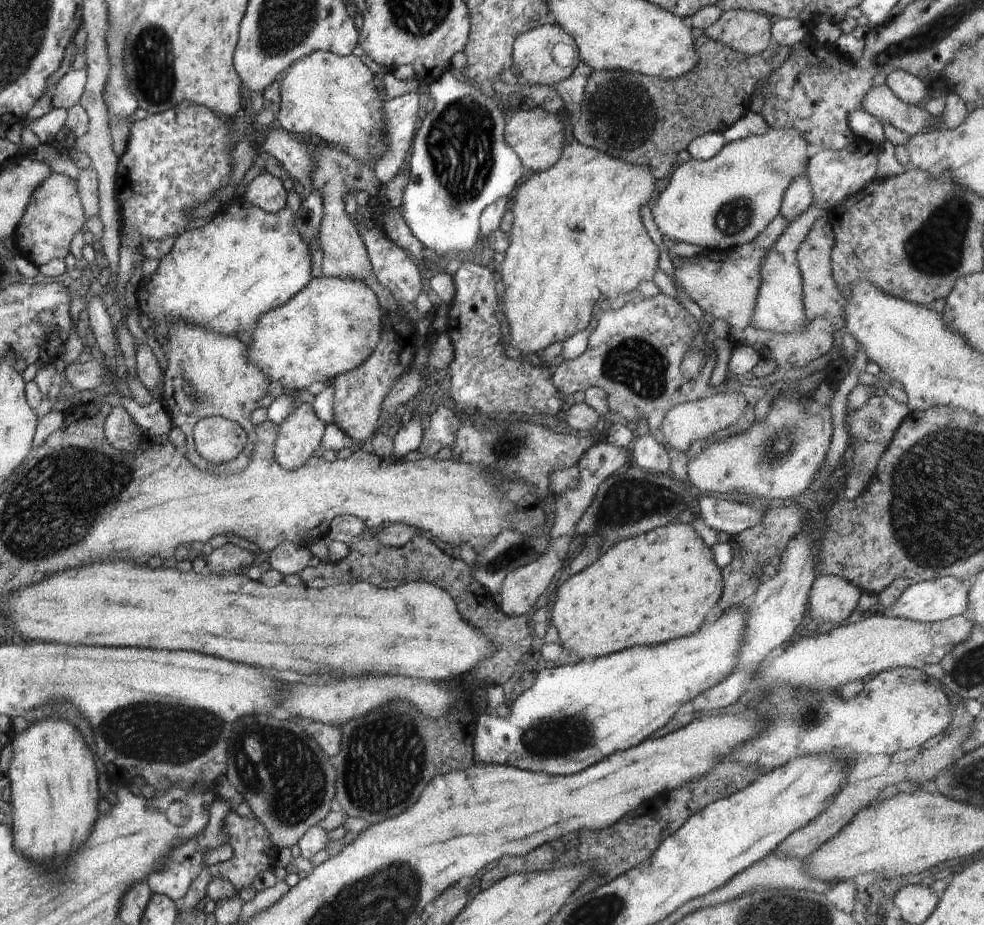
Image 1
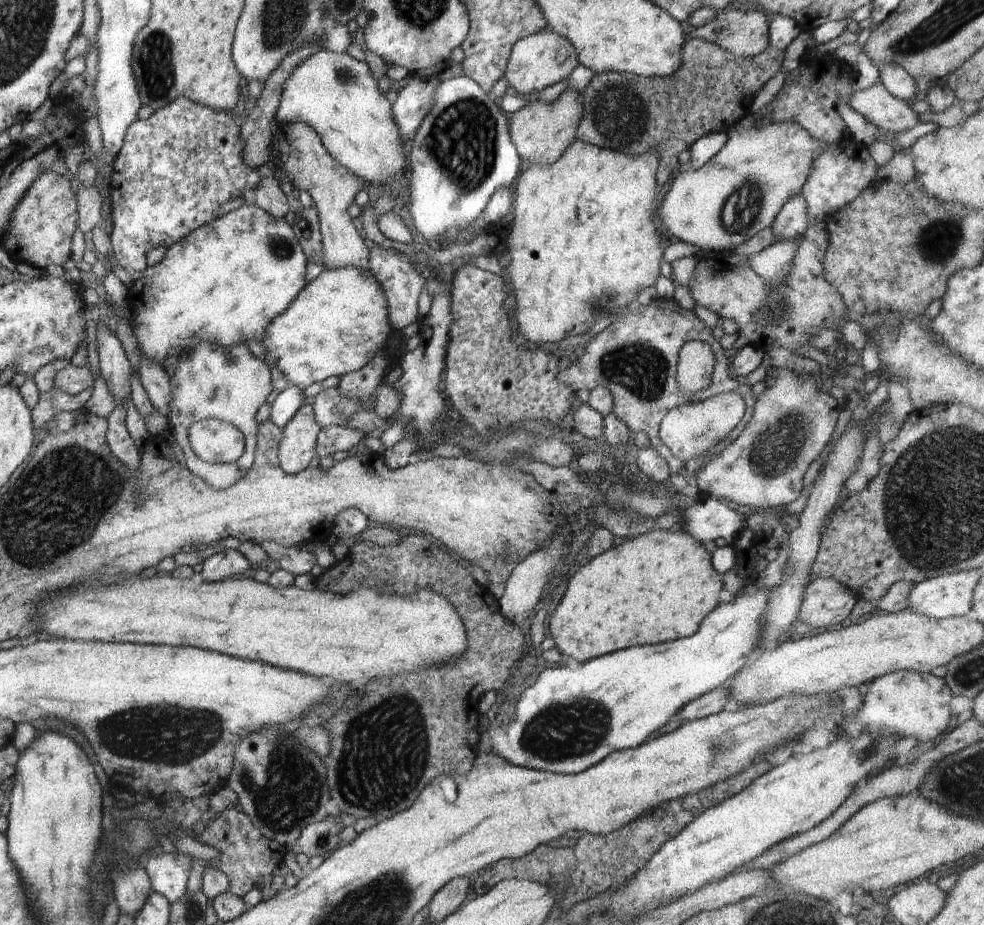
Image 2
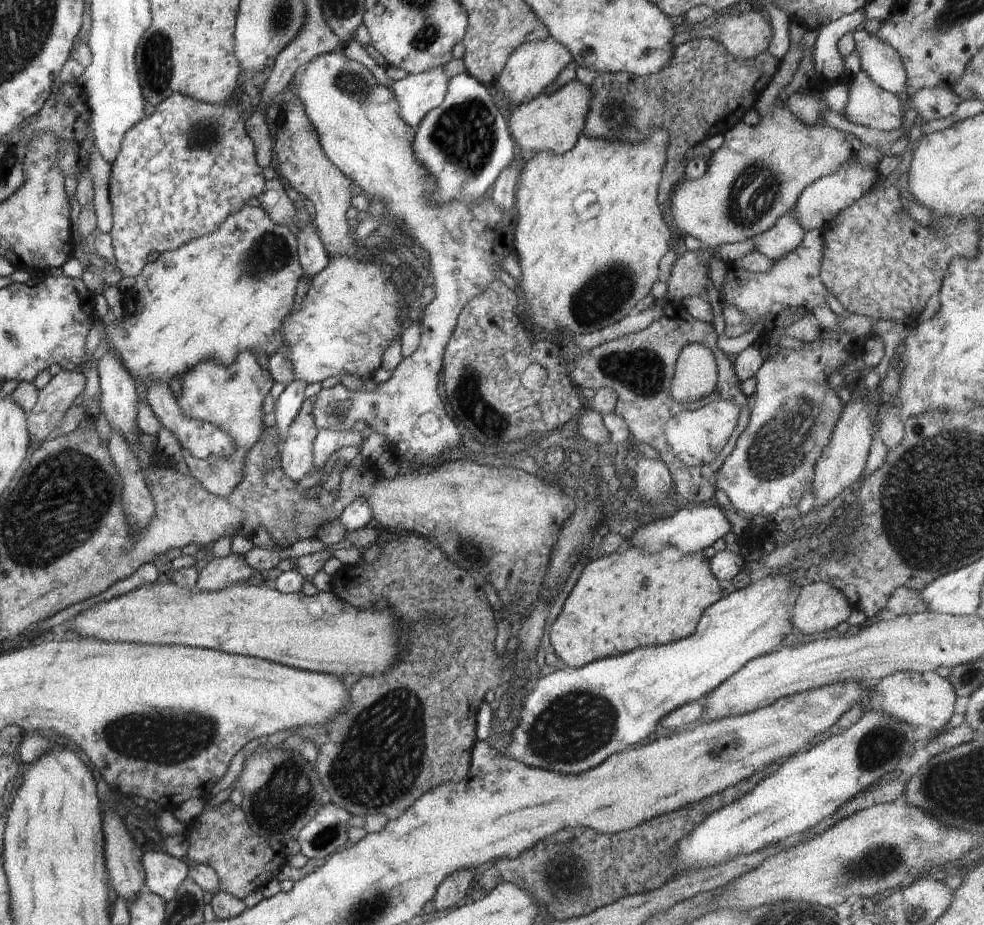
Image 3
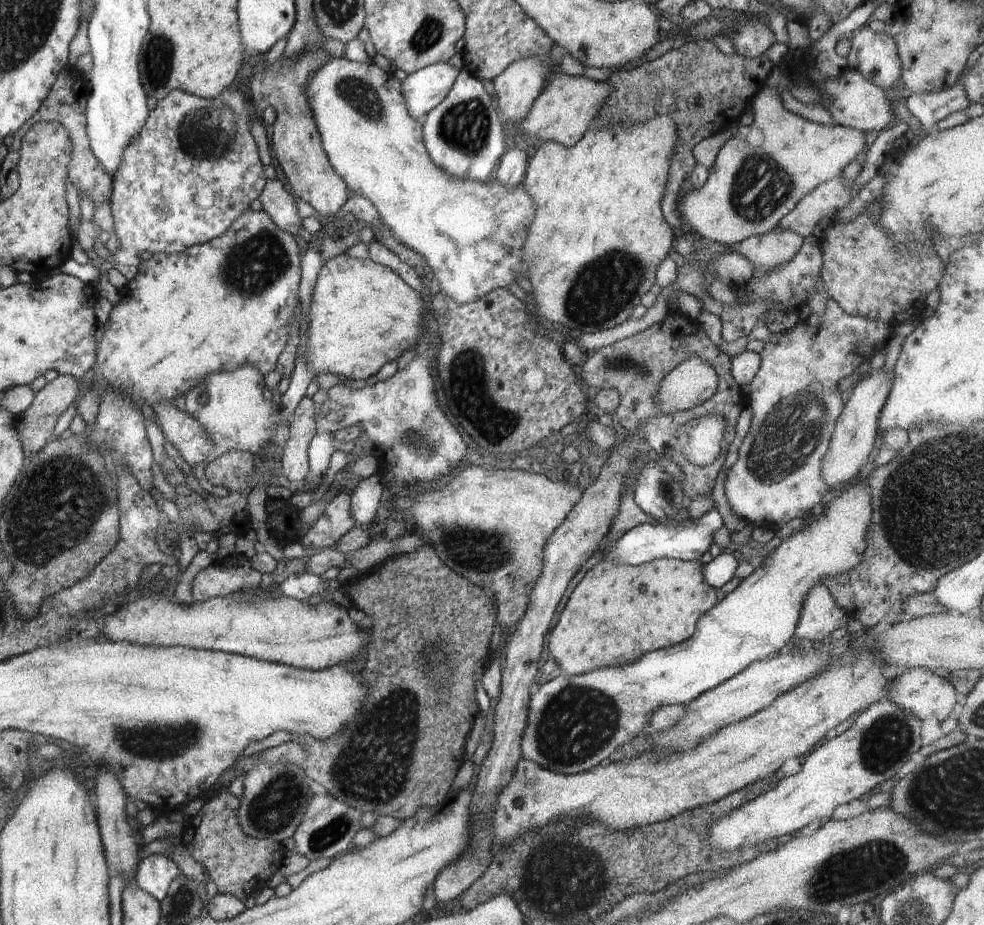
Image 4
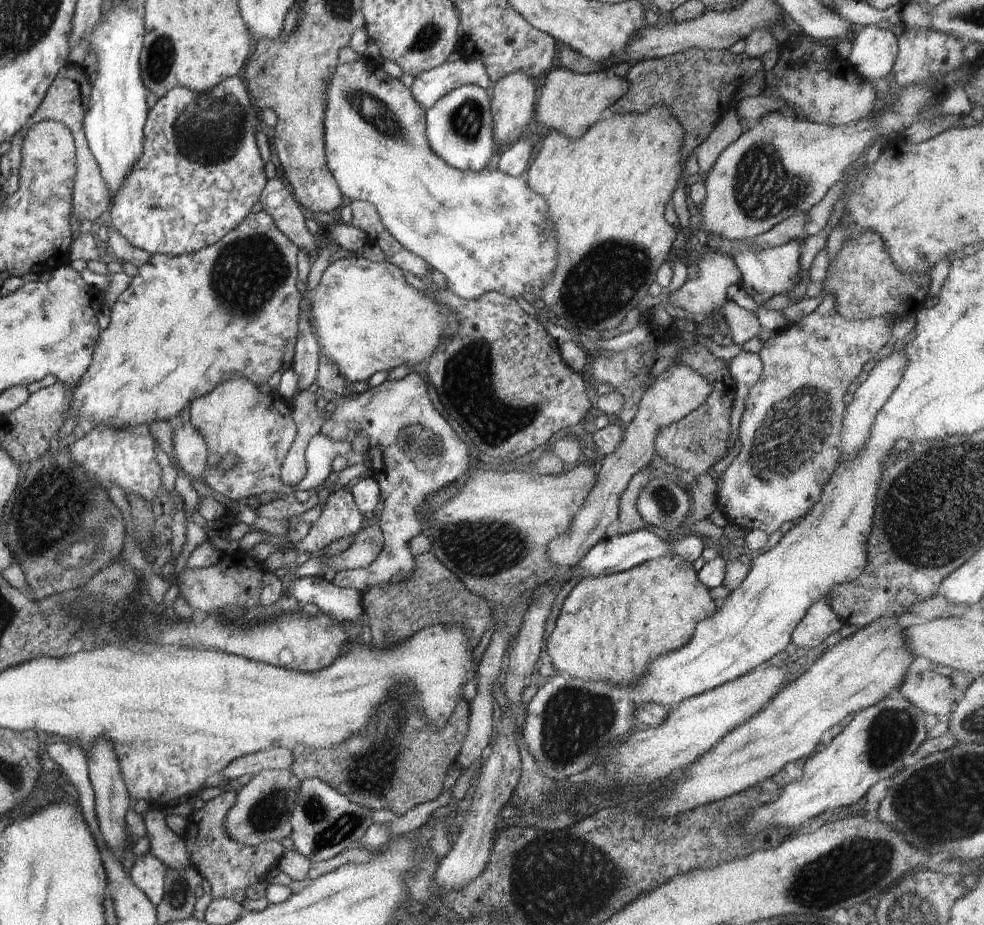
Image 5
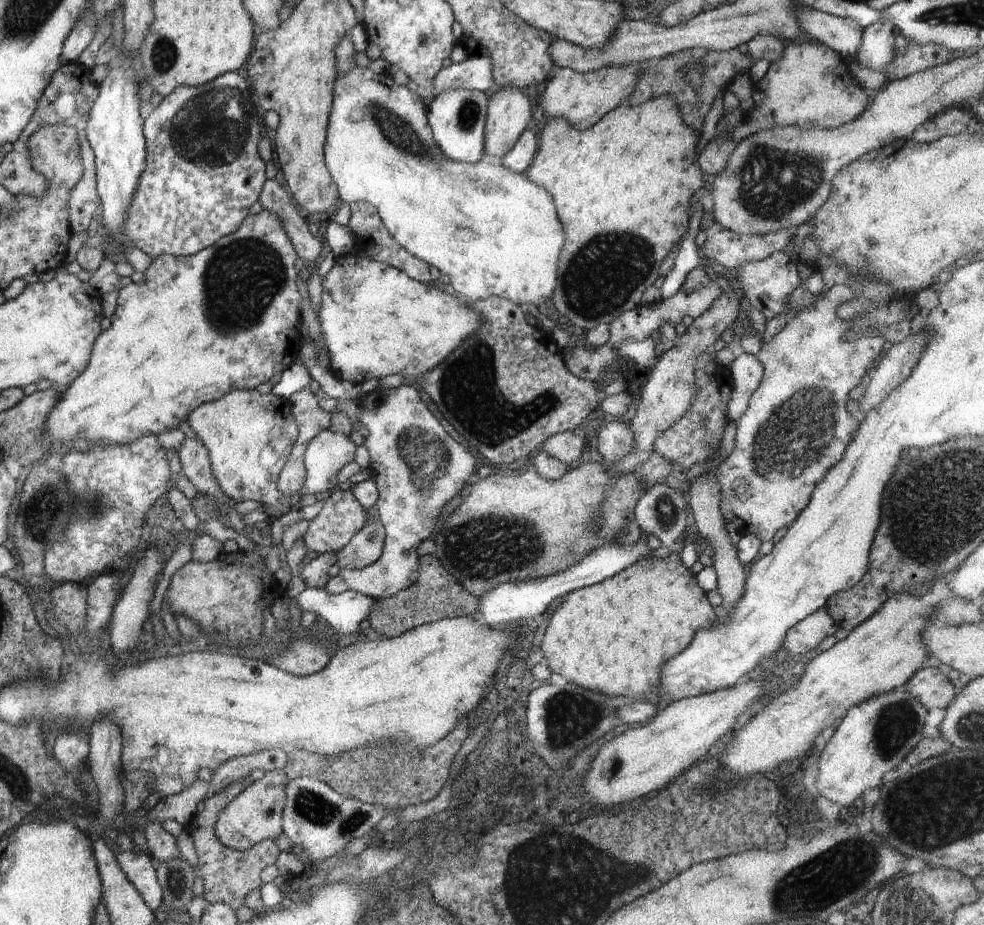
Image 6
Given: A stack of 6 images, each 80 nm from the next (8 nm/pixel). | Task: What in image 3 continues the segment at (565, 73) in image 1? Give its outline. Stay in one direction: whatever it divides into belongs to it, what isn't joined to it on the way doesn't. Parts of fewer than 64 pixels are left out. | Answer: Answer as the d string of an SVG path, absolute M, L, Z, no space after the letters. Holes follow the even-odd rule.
M552 37L543 41L524 43L510 55L495 84L500 90L500 96L508 100L510 104L508 108L516 108L546 92L550 84L572 60L570 51Z

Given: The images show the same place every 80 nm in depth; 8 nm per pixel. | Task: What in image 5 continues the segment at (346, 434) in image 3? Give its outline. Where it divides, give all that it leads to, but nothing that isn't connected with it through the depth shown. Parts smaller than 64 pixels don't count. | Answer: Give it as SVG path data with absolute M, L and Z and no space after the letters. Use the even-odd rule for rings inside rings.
M323 432L314 435L305 450L307 464L306 476L296 486L298 490L319 492L320 488L328 488L328 475L332 472L332 464L336 456L347 459L355 458L352 443L342 440L332 440Z

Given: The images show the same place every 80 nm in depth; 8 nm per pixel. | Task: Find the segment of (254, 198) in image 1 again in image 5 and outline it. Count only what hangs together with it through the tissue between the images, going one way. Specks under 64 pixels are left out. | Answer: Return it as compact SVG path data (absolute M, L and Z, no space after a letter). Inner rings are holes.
M278 177L267 179L259 200L280 232L283 232L300 250L306 250L311 259L318 255L320 251L318 240L306 227L305 209Z

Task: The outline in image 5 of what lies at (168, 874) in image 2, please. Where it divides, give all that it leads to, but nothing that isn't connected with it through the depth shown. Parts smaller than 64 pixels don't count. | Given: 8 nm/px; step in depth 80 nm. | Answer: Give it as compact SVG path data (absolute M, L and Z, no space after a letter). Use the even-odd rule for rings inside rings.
M150 852L139 855L130 869L131 881L157 908L164 896L165 874L169 868Z

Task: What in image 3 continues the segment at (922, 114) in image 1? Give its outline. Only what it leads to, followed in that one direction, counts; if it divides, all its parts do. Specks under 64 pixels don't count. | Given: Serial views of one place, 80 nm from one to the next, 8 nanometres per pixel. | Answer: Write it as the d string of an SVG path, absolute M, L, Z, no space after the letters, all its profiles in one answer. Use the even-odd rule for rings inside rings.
M862 70L849 86L849 97L842 115L847 121L877 131L897 132L901 128L902 102L895 94L874 84Z

